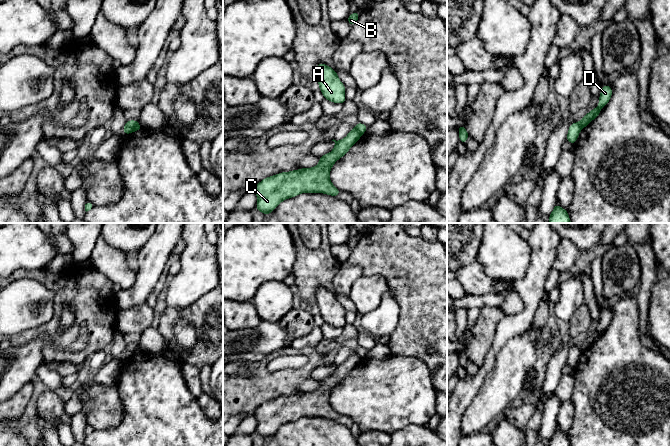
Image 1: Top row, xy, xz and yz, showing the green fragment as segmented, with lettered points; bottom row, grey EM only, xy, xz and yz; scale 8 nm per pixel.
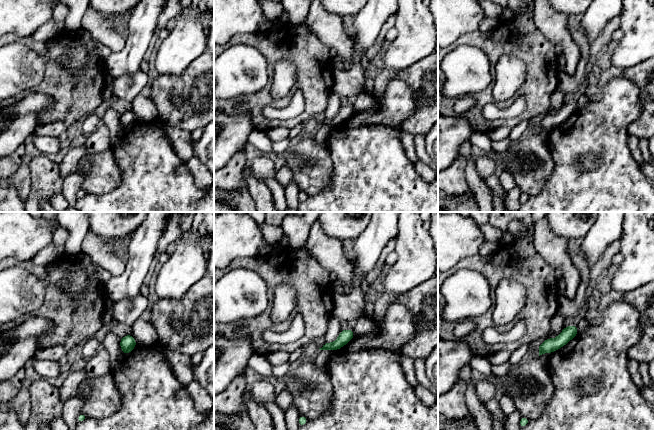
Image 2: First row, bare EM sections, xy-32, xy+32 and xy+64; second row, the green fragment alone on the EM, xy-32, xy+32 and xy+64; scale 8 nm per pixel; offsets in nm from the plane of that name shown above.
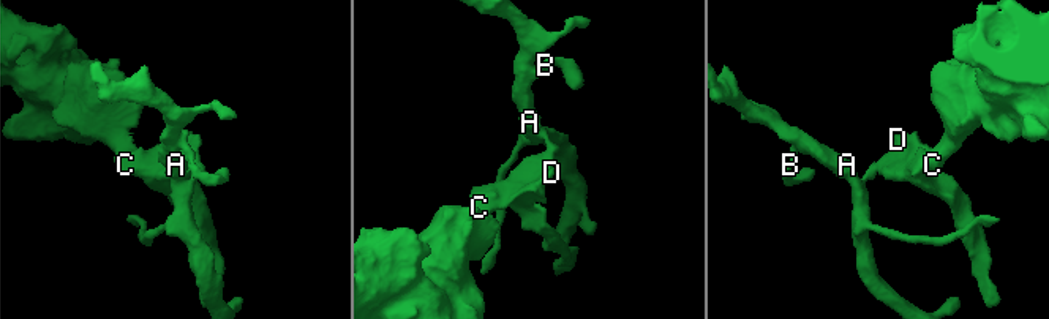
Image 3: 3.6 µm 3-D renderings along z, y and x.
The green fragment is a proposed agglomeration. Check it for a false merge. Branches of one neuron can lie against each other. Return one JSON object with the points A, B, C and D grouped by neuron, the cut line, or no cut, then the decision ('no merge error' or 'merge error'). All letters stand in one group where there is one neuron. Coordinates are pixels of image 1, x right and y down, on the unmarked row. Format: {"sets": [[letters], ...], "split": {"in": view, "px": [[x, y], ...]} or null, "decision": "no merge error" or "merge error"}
{"sets": [["A", "B"], ["C", "D"]], "split": {"in": "xz", "px": [[354, 352], [361, 358]]}, "decision": "merge error"}

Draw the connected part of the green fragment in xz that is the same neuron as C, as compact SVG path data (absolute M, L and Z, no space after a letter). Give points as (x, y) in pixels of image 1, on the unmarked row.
M352 353L344 363L332 364L335 366L334 373L320 380L317 390L281 396L260 405L254 412L258 422L255 432L266 440L274 435L282 425L301 417L324 417L337 421L341 415L330 405L330 394L361 360L360 356Z

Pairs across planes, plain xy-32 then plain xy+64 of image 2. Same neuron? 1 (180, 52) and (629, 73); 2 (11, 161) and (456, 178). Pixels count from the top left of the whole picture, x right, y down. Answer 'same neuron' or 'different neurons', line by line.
1: different neurons
2: same neuron

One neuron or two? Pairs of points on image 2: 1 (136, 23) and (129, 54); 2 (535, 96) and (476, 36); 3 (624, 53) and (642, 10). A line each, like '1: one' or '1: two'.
1: one
2: one
3: one

